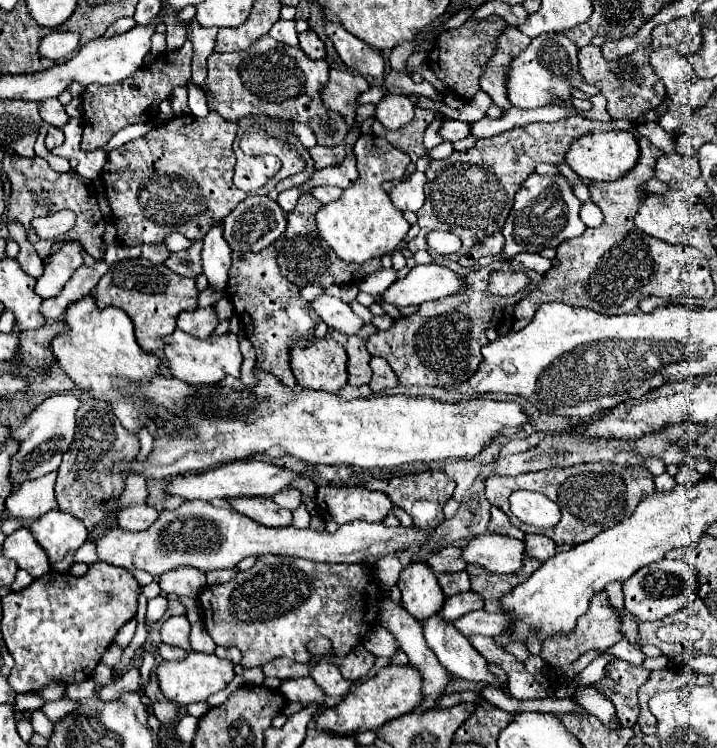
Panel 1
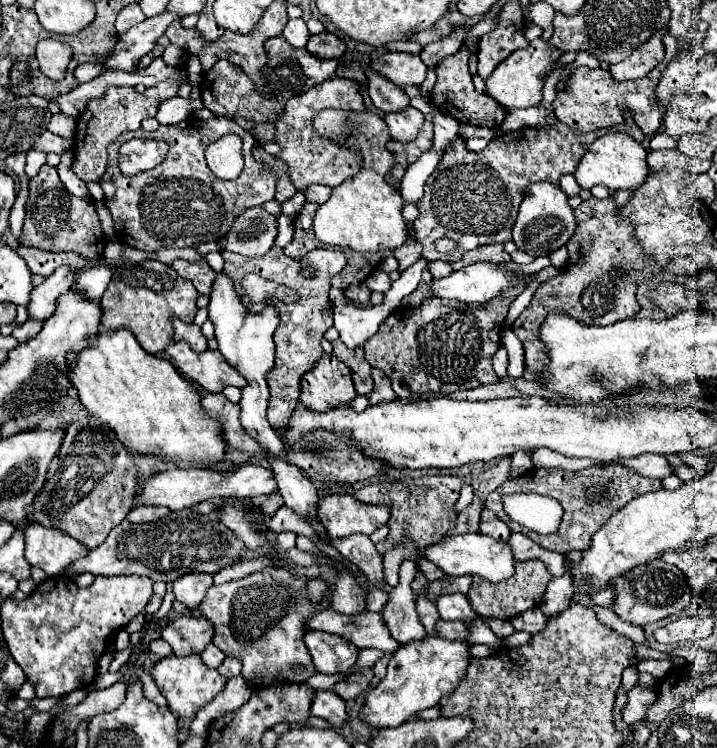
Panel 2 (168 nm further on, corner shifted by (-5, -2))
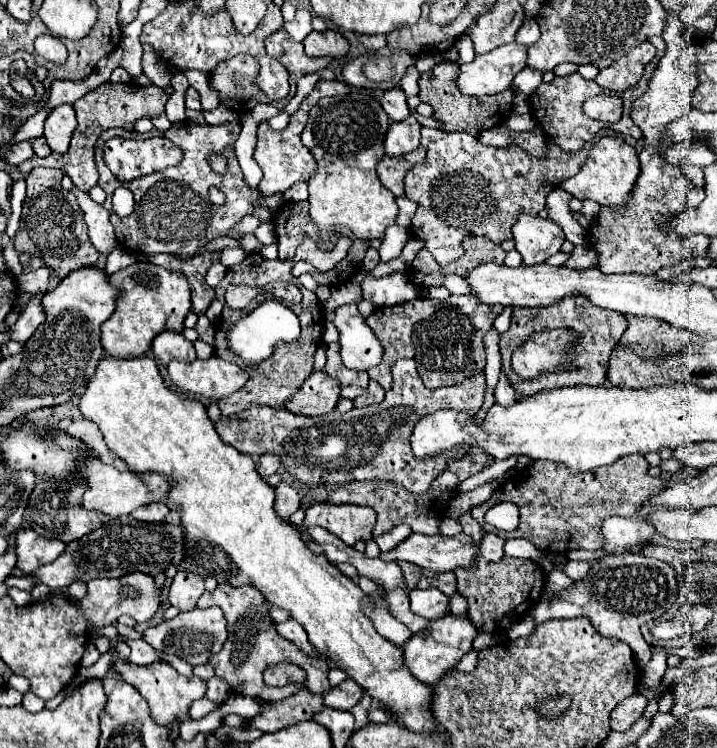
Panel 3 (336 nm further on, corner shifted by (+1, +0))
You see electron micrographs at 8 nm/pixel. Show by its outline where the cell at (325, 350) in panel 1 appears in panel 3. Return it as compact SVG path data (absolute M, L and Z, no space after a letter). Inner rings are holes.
M312 370L300 390L286 400L286 410L306 416L322 416L336 408L340 400L340 386L324 370Z

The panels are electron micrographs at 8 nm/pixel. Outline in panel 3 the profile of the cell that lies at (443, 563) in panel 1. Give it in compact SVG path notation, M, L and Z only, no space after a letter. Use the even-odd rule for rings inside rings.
M398 562L398 564L400 564L400 568L402 568L402 572L404 572L406 586L408 586L410 590L414 590L416 584L418 584L418 580L420 580L420 576L422 576L422 570L420 570L418 566L410 566L410 562Z

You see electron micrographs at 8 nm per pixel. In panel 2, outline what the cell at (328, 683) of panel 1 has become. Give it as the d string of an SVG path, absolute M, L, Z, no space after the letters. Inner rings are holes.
M308 630L304 634L304 644L312 654L316 670L322 674L344 674L358 658L358 648L352 642L330 632Z

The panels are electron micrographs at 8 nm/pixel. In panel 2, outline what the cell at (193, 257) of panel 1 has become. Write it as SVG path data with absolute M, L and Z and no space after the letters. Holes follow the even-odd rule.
M174 260L174 262L172 262L172 268L174 268L182 278L194 282L194 286L196 286L196 290L198 290L200 294L210 294L216 274L214 274L214 270L208 266L206 260L200 260L200 262L196 262L196 264L190 264L190 262L186 262L186 260Z

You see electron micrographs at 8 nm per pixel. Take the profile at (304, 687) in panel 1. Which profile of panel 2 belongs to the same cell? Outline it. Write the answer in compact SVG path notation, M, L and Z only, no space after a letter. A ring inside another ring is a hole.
M318 690L314 694L312 702L312 716L318 716L326 720L332 728L342 728L348 722L348 712L346 712L346 702L340 700L332 690Z

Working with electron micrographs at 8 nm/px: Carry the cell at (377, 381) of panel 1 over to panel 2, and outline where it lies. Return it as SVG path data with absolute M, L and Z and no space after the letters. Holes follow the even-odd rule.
M372 370L372 378L374 378L374 390L368 396L370 404L382 404L382 402L392 402L396 400L396 394L392 392L392 386L388 384L388 376L384 376L384 372L380 370Z

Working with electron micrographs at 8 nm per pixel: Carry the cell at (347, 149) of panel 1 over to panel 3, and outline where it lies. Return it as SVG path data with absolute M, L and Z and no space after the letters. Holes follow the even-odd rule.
M320 80L320 82L316 84L314 92L304 98L304 102L300 104L298 112L294 112L294 114L290 116L290 122L288 122L288 126L286 126L284 130L276 132L276 130L270 128L268 122L258 124L258 146L256 146L254 158L256 158L258 166L260 166L262 172L264 172L264 178L262 178L262 182L258 184L258 190L260 190L262 194L270 196L270 194L274 194L274 192L284 192L284 190L288 190L294 182L312 178L312 174L314 174L314 170L316 170L316 162L314 162L314 156L310 154L310 150L306 150L306 146L304 146L302 140L300 140L302 128L304 128L304 124L306 124L306 120L308 120L308 112L310 112L310 108L312 108L320 98L338 96L338 94L348 94L348 92L350 92L350 88L348 88L344 82L338 82L338 80L332 80L332 82Z

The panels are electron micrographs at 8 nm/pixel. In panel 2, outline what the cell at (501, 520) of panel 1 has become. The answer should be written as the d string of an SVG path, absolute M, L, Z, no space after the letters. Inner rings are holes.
M484 508L484 512L480 512L480 532L486 536L492 536L496 540L502 540L502 542L508 542L508 536L512 534L510 528L498 516L488 512L486 508Z

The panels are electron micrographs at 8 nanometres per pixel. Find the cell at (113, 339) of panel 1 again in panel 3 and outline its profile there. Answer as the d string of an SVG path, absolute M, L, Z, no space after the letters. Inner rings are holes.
M104 356L104 358L100 358L94 376L88 380L86 392L80 396L78 408L80 408L80 412L82 412L88 420L92 420L92 422L100 428L100 432L102 432L104 442L108 444L108 448L110 448L118 458L122 458L136 474L140 474L140 472L162 472L162 474L168 474L168 476L176 482L174 488L168 492L166 504L168 504L170 510L178 510L178 512L180 512L182 526L184 526L184 532L186 532L186 560L184 560L184 564L182 564L184 570L192 570L192 572L204 576L204 578L206 578L206 576L214 576L216 582L230 582L232 586L244 586L244 584L248 584L248 586L258 588L274 606L288 610L290 616L292 616L294 620L298 620L298 622L306 628L310 644L312 644L320 654L326 654L326 658L330 658L332 662L336 662L336 666L340 666L342 670L346 670L346 674L348 674L350 678L354 678L362 688L366 688L372 698L382 700L382 702L388 706L388 710L392 710L392 712L396 714L396 720L398 720L402 726L406 726L406 728L410 726L410 730L418 730L418 732L436 730L436 722L434 722L434 718L432 718L432 714L430 714L432 688L426 686L426 684L422 684L420 680L416 680L416 678L408 672L408 668L402 666L402 650L400 650L398 646L394 646L392 642L388 642L386 638L382 638L382 636L376 632L376 628L372 626L372 620L364 616L364 612L362 612L362 602L368 602L366 594L364 594L350 578L346 578L344 574L340 574L326 558L312 554L310 548L302 542L298 528L292 528L286 520L280 520L280 518L276 516L276 512L274 512L274 490L260 478L260 474L256 472L256 466L254 466L252 458L246 456L246 454L240 454L240 452L234 450L230 444L224 444L224 442L220 440L220 434L216 432L214 422L208 418L206 406L204 406L202 402L192 400L192 398L186 398L184 394L174 392L174 390L170 390L170 388L166 386L166 382L164 382L164 378L162 378L162 374L160 374L158 364L156 364L154 358L146 358L146 356L142 356L142 358L116 358L116 356Z

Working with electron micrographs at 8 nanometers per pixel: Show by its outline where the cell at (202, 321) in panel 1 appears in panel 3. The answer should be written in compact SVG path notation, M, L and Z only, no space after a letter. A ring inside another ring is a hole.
M164 330L158 334L152 342L152 352L164 366L168 366L168 362L174 358L182 362L192 362L196 358L194 344L174 330Z

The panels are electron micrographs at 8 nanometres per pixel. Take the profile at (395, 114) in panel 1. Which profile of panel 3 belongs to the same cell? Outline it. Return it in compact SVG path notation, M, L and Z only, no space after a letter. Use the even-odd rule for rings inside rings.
M410 114L402 122L392 122L384 138L384 148L388 156L404 156L418 148L418 144L420 144L420 122L416 120L414 114Z

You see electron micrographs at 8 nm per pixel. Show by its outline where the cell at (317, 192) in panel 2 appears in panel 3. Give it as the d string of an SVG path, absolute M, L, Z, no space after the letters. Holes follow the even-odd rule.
M296 182L290 190L284 192L284 198L286 200L292 200L292 202L308 200L308 186L306 186L306 182Z

